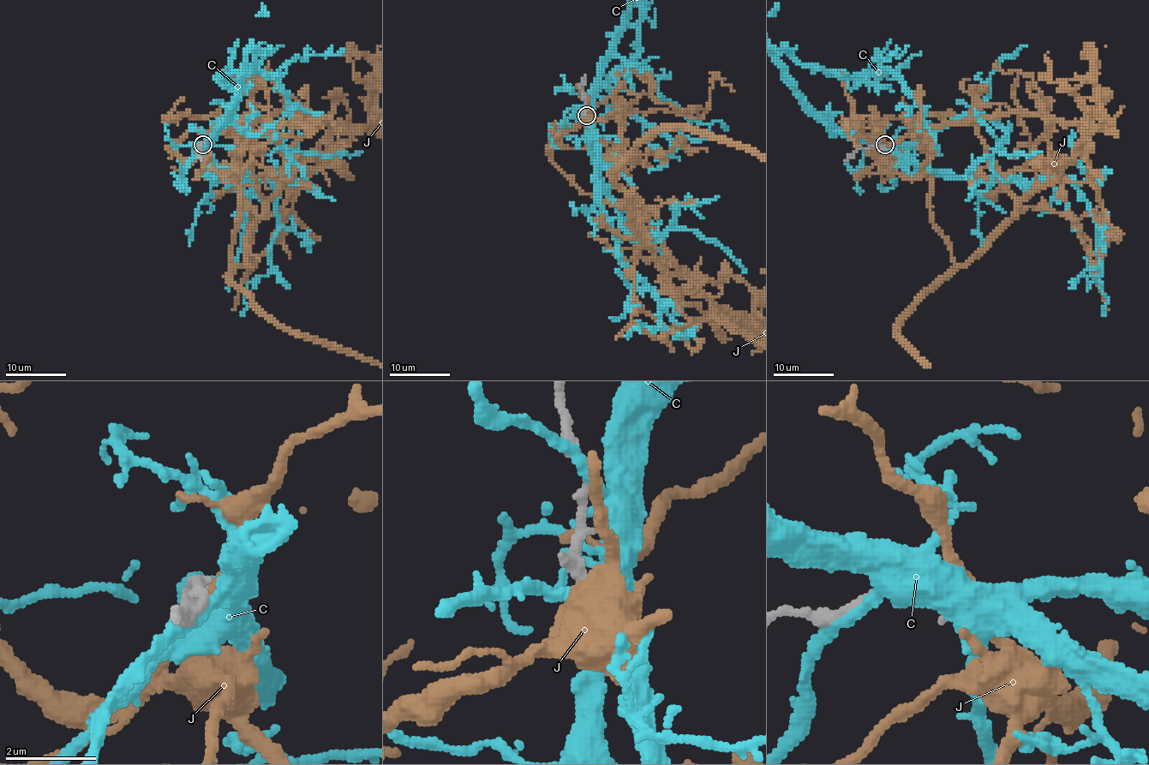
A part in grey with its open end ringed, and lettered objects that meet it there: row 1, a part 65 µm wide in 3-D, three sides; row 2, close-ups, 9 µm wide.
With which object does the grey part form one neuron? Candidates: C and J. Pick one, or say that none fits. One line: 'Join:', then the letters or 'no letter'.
Join: no letter

